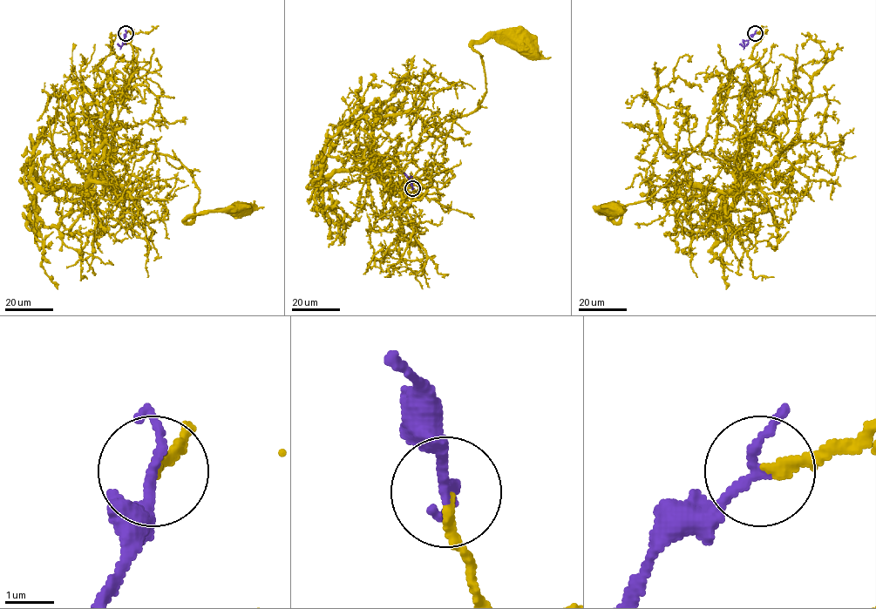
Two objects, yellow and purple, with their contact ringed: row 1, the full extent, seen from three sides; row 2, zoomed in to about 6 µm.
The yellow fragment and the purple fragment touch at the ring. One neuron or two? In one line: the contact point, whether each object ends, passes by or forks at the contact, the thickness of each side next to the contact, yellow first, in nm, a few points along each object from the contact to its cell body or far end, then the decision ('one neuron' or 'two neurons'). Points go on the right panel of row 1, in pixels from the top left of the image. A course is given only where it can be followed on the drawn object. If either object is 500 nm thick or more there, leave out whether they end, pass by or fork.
place (755, 33); yellow ends; purple passes by; calibres 200 and 170 nm; course yellow (755, 33), (765, 84), (739, 153), (688, 153), (615, 222), (613, 209); course purple (755, 33), (745, 45), (739, 44); one neuron

